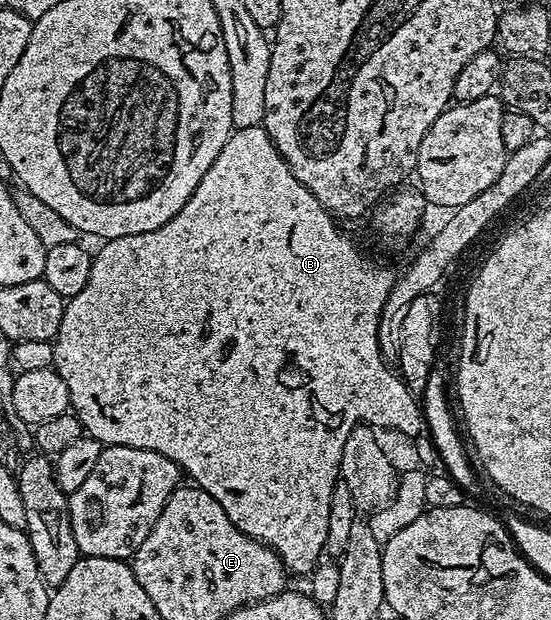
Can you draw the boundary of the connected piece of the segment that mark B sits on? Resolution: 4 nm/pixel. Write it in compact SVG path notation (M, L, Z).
M263 127L235 128L231 137L225 142L225 146L221 146L221 154L217 154L213 166L209 166L209 170L205 170L205 178L201 178L201 182L197 182L197 190L193 190L189 202L185 202L185 206L181 206L181 210L177 210L177 214L173 214L173 218L169 218L169 222L165 222L165 226L157 226L157 230L145 230L145 234L125 234L125 238L113 238L98 245L100 247L99 253L96 251L91 258L89 282L85 282L85 287L81 290L81 294L72 296L66 301L59 333L57 333L53 341L55 345L55 363L53 367L57 374L61 374L65 386L69 386L71 408L75 415L78 416L86 435L99 440L104 446L116 444L117 446L129 446L130 448L140 448L141 450L153 450L157 454L169 458L180 468L182 475L186 479L187 476L191 479L188 481L194 487L205 490L213 499L221 502L221 510L225 510L225 514L229 514L229 522L233 522L233 526L237 526L237 530L241 530L249 538L261 542L265 547L272 548L283 560L283 567L287 569L288 573L295 575L296 572L299 576L305 575L304 577L314 573L315 565L320 563L322 557L319 555L324 555L325 552L326 534L329 533L330 499L333 498L334 484L340 479L339 463L341 462L341 452L344 449L345 438L349 436L349 432L354 427L364 422L373 421L371 419L375 416L375 400L399 400L401 418L397 422L397 428L404 432L405 435L419 438L425 432L425 421L420 401L411 392L411 389L407 387L400 373L388 361L383 359L377 342L381 310L389 298L389 290L395 284L396 273L394 271L391 272L389 265L378 264L373 257L366 256L363 252L358 252L355 249L354 242L338 226L340 227L336 217L327 212L325 206L321 206L321 202L317 202L317 198L313 198L311 191L305 186L301 186L301 182L293 174L291 167L287 165L287 160L281 158L277 146L271 141L269 134Z

